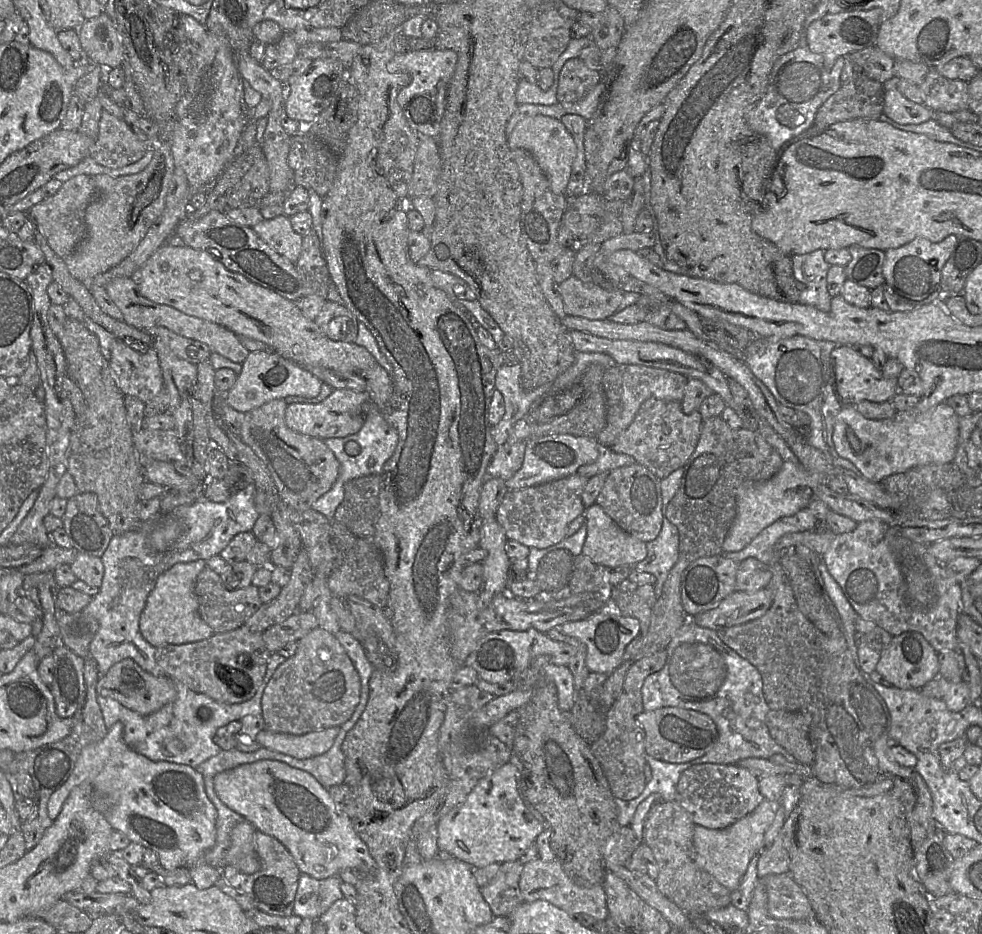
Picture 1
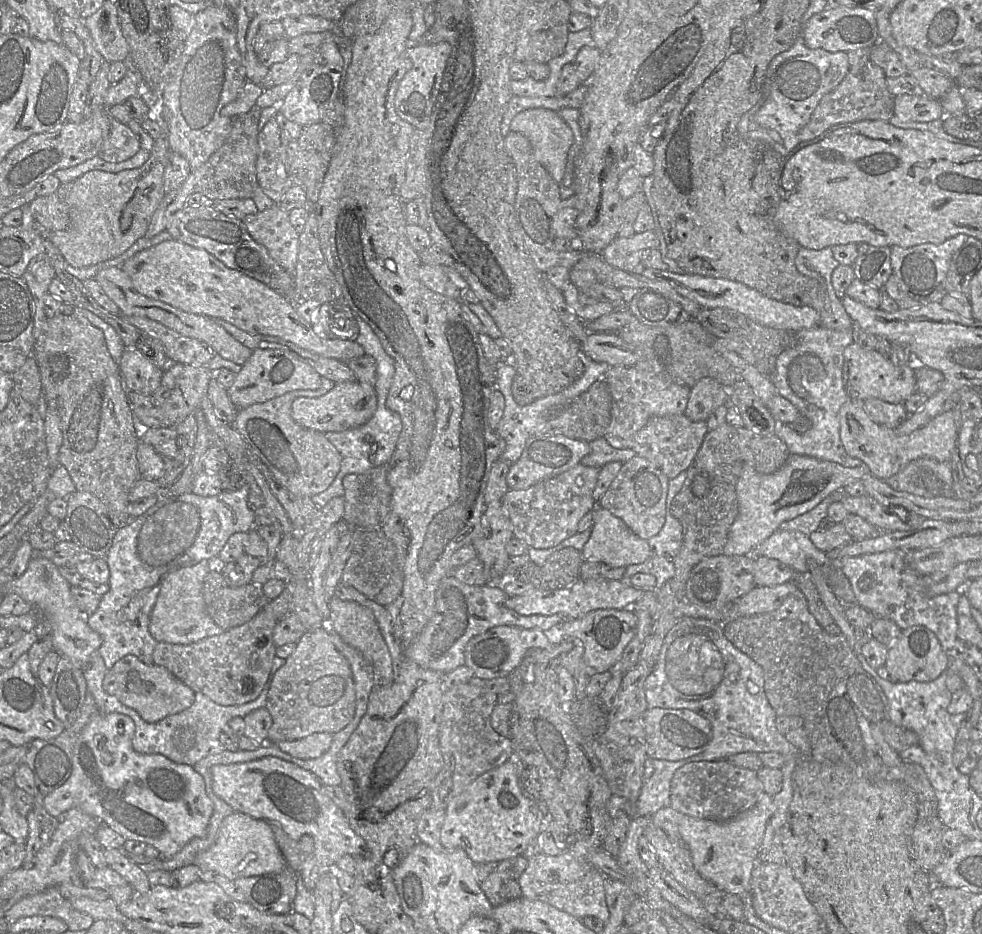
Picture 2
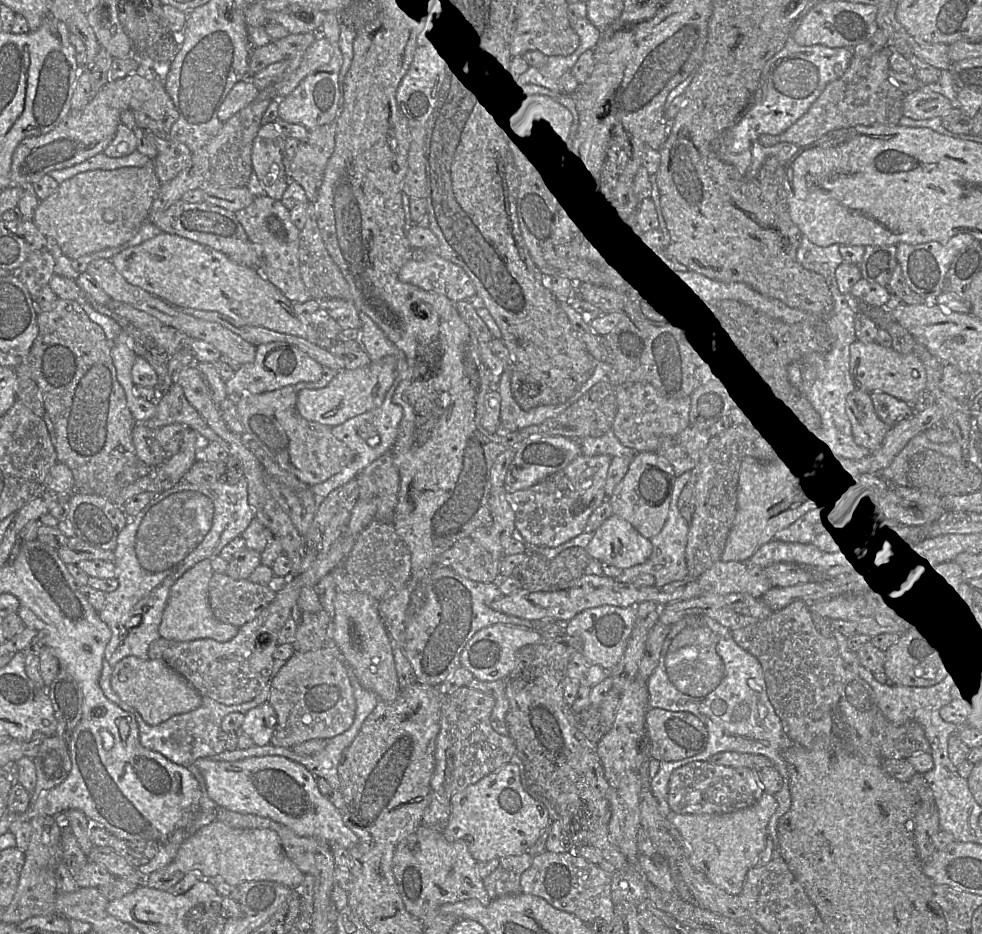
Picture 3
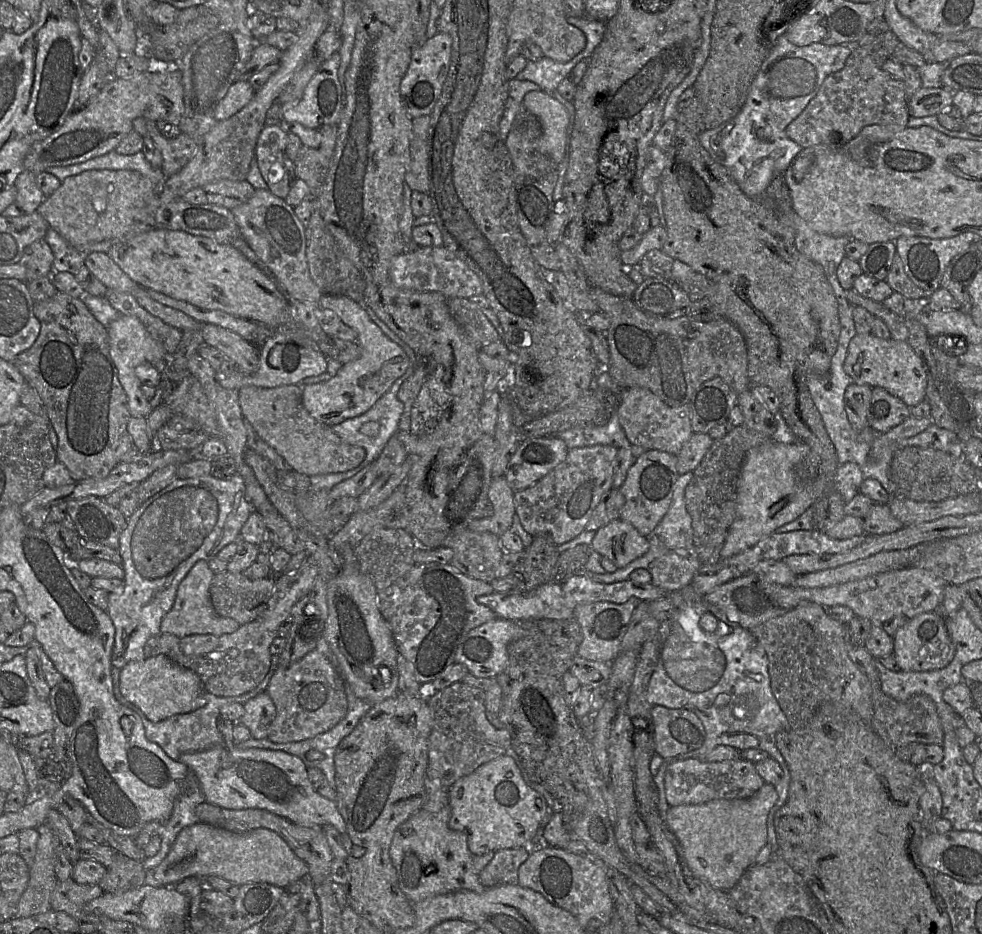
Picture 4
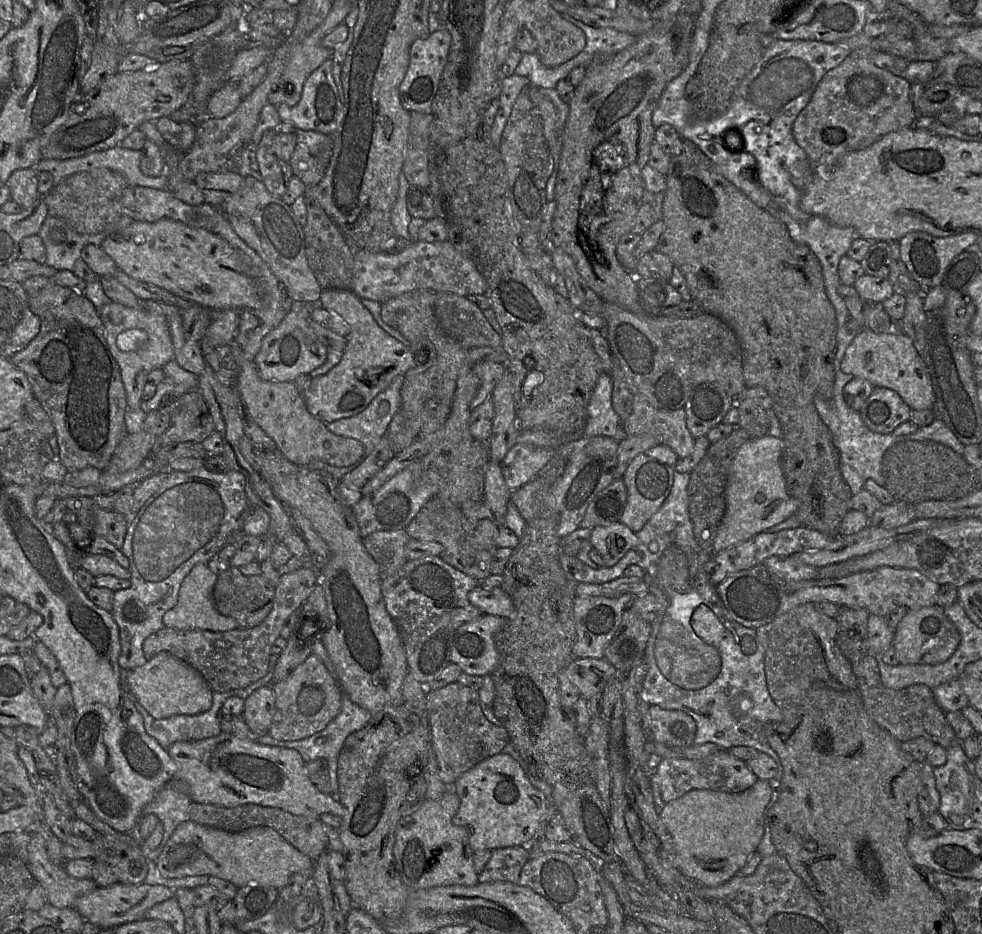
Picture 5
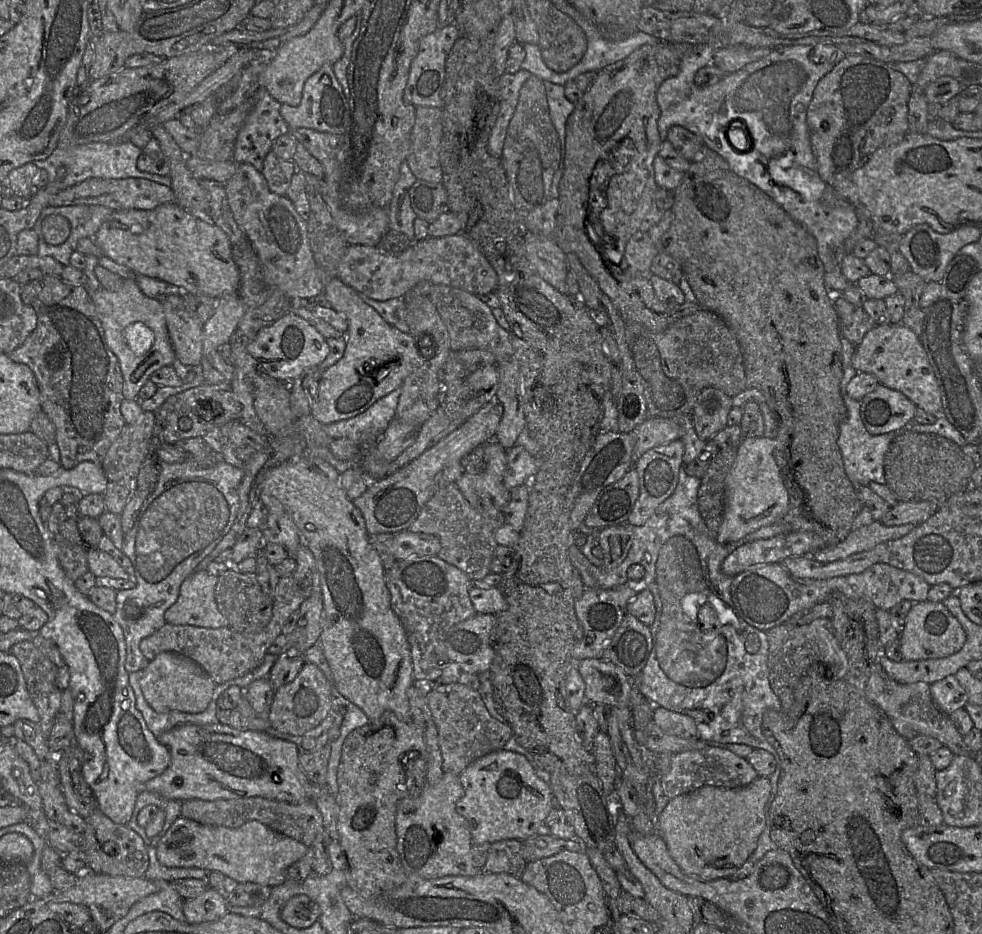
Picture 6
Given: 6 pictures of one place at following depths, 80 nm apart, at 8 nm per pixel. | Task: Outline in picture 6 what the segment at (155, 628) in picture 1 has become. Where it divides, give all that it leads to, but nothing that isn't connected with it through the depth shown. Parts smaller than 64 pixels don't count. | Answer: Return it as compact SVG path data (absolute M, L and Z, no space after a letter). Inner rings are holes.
M195 570L181 584L180 593L176 602L166 610L166 623L174 625L194 625L198 627L220 628L228 627L229 622L217 607L215 588L218 577L208 574L207 570Z

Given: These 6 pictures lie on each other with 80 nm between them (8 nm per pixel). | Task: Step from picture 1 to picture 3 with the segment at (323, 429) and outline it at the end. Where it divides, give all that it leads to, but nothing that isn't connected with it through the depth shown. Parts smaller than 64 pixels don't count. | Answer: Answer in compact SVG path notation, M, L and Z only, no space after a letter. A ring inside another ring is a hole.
M385 356L363 367L338 371L327 386L320 389L304 388L298 392L296 408L303 418L332 428L380 407L397 376L397 361L394 356Z

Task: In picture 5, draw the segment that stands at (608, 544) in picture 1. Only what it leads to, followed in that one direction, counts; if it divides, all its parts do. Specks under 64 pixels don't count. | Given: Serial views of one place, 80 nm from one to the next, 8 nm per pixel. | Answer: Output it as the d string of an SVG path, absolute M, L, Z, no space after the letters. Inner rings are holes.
M621 521L592 529L590 542L602 555L605 566L612 567L634 546L638 538Z

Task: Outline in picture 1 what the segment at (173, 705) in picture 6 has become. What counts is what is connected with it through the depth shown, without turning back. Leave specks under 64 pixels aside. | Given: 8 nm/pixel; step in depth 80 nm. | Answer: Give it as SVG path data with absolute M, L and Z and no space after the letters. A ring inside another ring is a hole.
M130 658L113 665L105 676L100 677L96 686L98 695L111 697L124 707L133 710L143 716L152 714L164 705L172 702L177 695L175 682L166 675L154 676L143 670Z

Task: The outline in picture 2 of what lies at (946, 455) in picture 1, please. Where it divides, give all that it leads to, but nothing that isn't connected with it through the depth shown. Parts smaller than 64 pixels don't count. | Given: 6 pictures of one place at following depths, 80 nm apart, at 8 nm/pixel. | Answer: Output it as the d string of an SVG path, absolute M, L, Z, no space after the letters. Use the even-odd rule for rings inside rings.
M848 400L840 409L840 439L845 451L867 467L869 474L880 479L898 473L910 462L928 458L948 462L957 443L960 427L959 413L955 405L946 405L944 411L925 427L909 435L898 435L894 429L872 421L864 409L865 400Z

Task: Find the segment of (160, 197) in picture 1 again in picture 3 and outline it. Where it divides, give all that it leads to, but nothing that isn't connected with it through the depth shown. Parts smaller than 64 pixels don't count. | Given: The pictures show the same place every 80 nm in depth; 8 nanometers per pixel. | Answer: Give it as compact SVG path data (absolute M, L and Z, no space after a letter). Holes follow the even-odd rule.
M153 161L143 167L85 171L63 181L54 194L41 201L33 221L43 235L57 242L68 258L76 260L105 248L118 247L131 240L148 220L161 186Z

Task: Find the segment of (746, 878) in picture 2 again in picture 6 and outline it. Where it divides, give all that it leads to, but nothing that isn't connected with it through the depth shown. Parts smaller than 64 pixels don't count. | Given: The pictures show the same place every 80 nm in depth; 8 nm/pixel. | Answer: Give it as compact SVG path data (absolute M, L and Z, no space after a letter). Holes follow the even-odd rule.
M758 776L753 782L739 788L723 788L714 786L704 786L691 792L681 794L669 800L665 808L656 818L656 831L664 839L668 852L681 871L691 877L702 881L713 881L719 878L730 878L752 855L758 843L759 836L763 832L767 822L766 803L771 793L771 782L769 777Z

